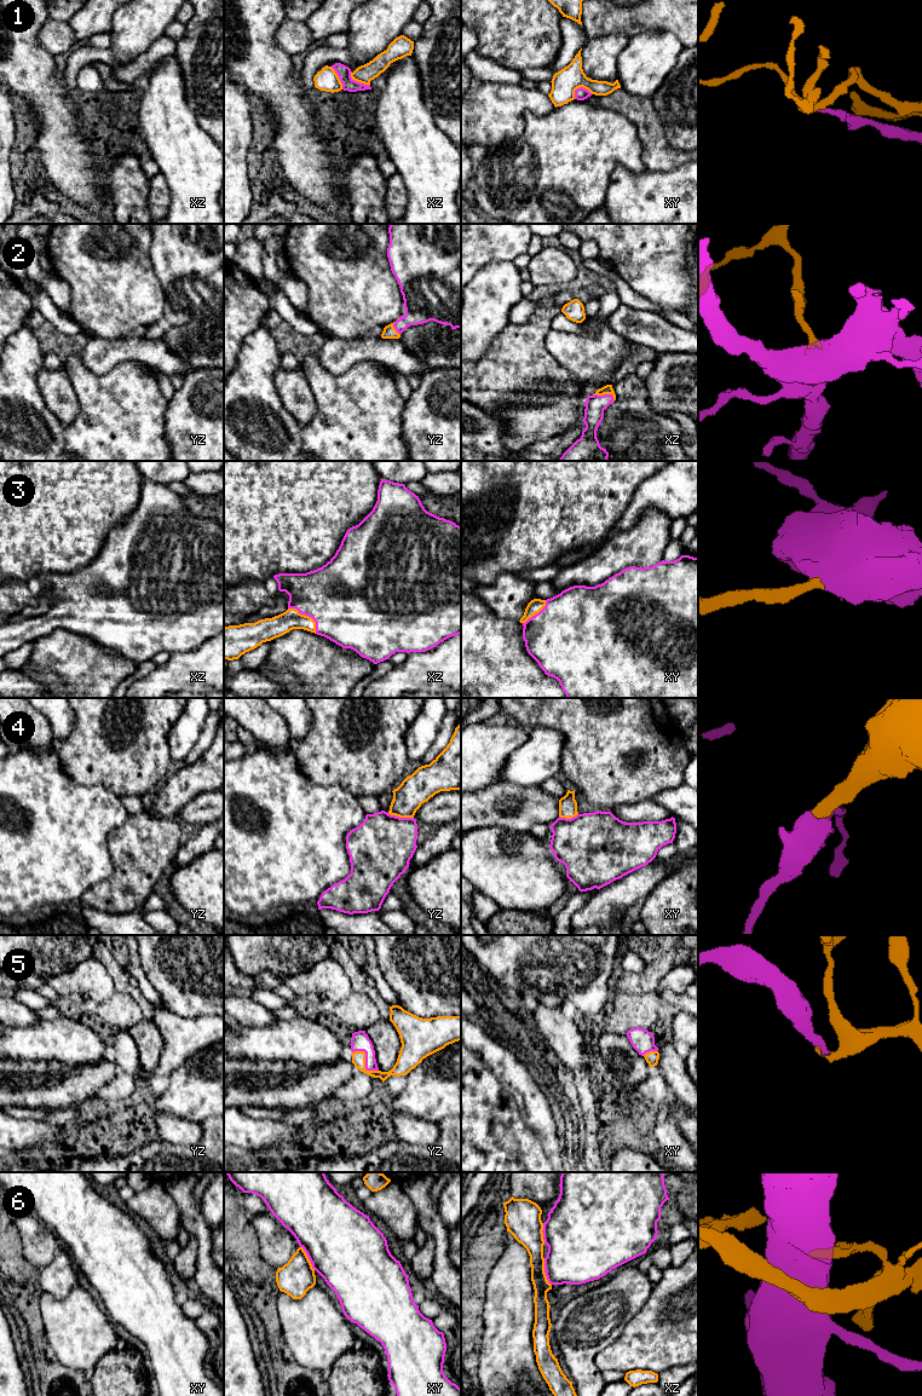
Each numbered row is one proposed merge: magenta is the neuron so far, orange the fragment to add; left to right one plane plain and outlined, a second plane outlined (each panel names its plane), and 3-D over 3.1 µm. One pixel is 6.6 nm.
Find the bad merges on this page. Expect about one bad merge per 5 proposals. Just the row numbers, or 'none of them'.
1

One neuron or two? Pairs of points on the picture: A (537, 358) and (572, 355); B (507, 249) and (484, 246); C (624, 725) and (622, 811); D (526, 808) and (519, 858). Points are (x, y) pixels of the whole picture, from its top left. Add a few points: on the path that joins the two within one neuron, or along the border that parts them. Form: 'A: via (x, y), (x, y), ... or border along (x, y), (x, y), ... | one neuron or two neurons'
A: border along (549, 329), (546, 335), (546, 348), (574, 376) | two neurons
B: via (501, 246), (490, 246) | one neuron
C: border along (650, 799), (621, 803), (608, 811) | two neurons
D: border along (495, 825), (528, 834) | two neurons

